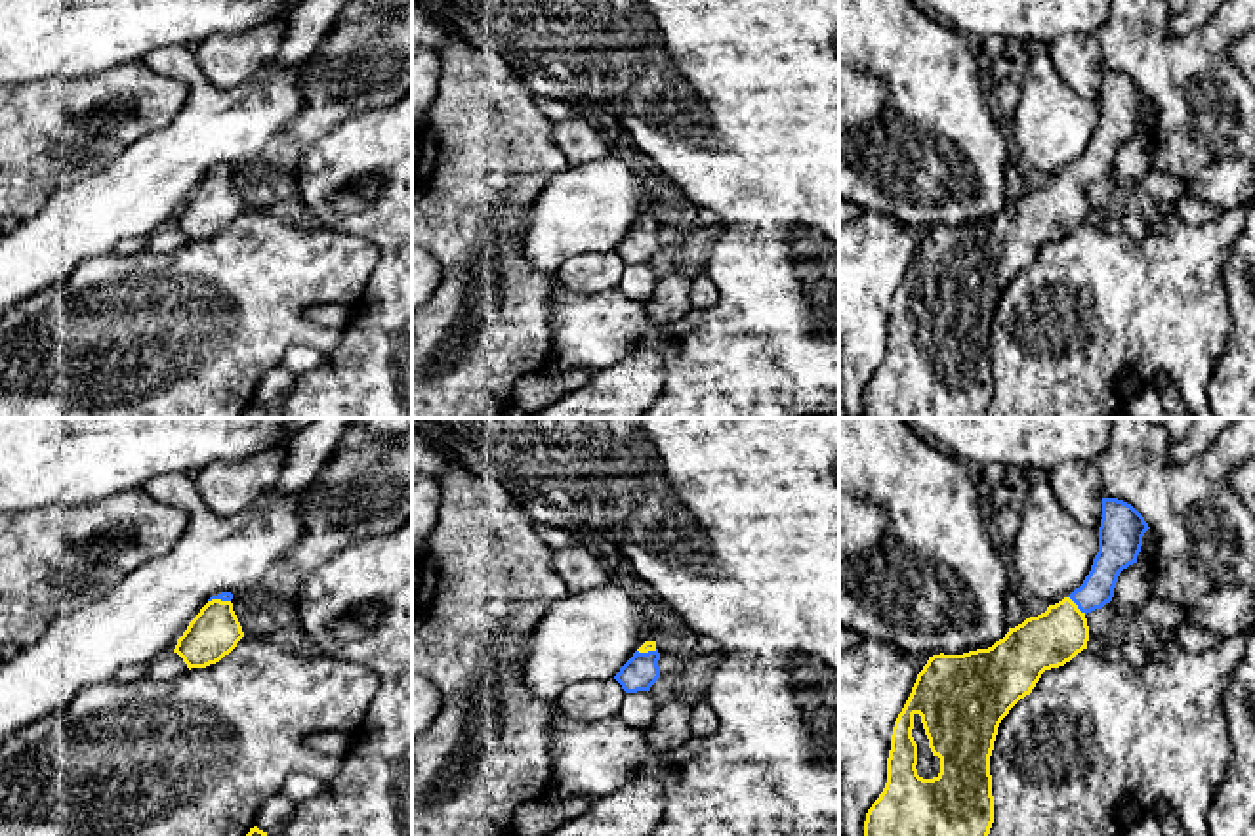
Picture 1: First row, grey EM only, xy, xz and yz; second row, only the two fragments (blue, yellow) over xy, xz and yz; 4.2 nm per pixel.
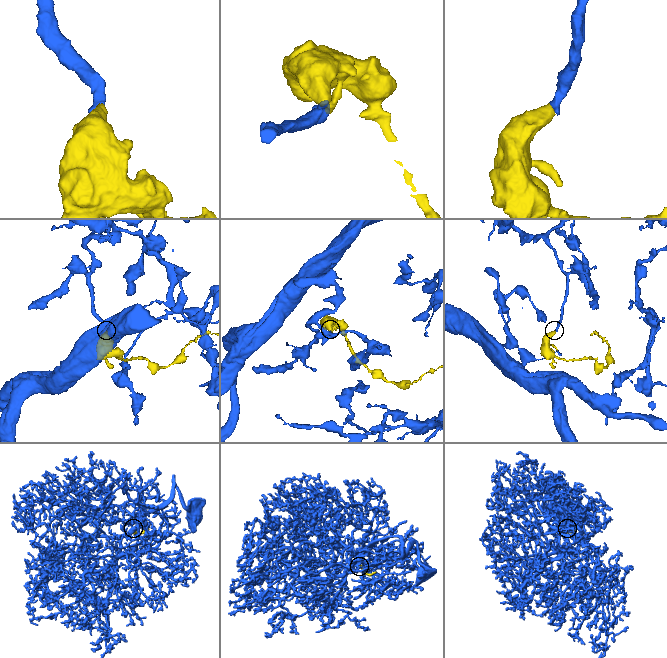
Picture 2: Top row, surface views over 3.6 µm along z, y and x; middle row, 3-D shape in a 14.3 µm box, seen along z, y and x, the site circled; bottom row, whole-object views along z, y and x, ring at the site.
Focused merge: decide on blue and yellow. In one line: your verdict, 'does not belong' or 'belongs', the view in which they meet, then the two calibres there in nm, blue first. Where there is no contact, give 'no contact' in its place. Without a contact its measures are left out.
belongs | yz | 140/240 nm

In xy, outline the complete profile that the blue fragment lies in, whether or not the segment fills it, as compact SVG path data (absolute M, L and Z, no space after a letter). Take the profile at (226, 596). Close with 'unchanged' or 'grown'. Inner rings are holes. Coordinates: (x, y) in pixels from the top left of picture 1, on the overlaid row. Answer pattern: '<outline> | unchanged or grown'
M231 592L212 596L177 639L174 653L189 670L219 662L244 637L231 599Z | grown

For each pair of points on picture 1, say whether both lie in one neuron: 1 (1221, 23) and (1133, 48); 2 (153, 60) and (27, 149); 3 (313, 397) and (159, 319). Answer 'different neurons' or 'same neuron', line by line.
1: same neuron
2: different neurons
3: different neurons

